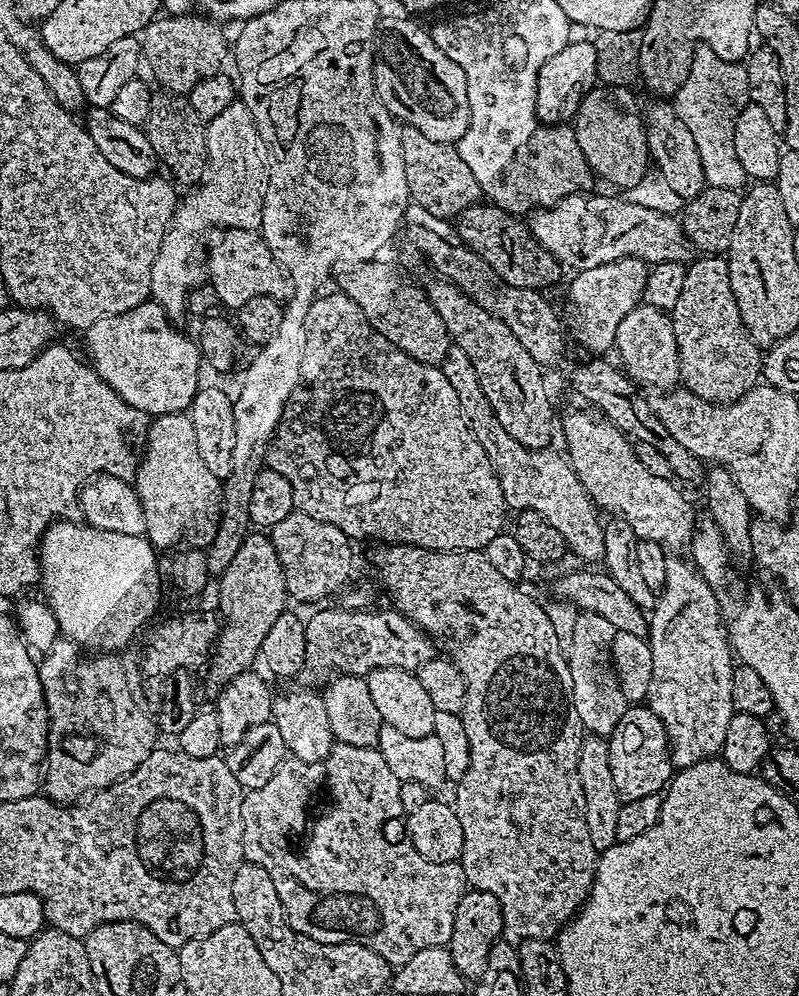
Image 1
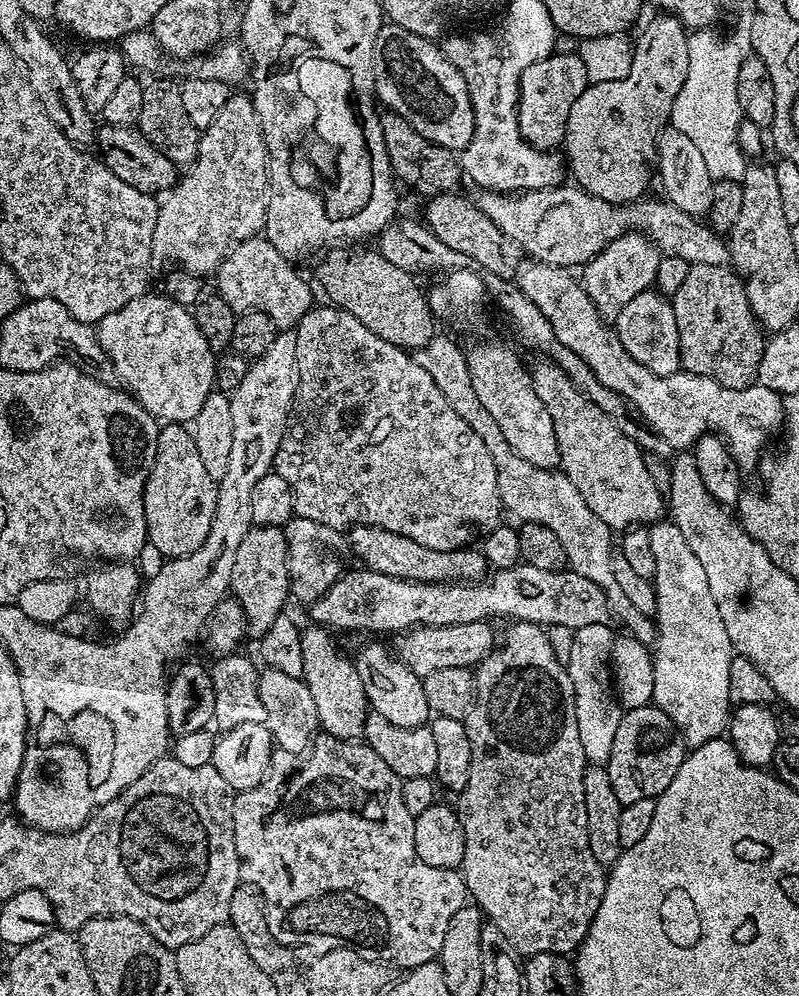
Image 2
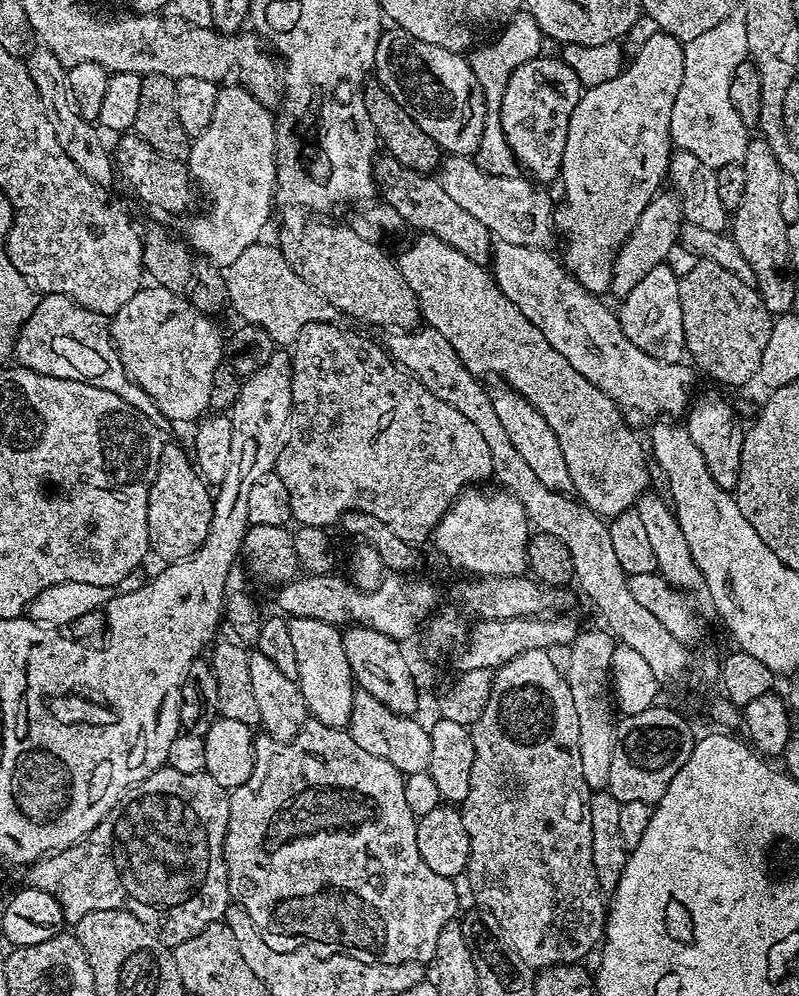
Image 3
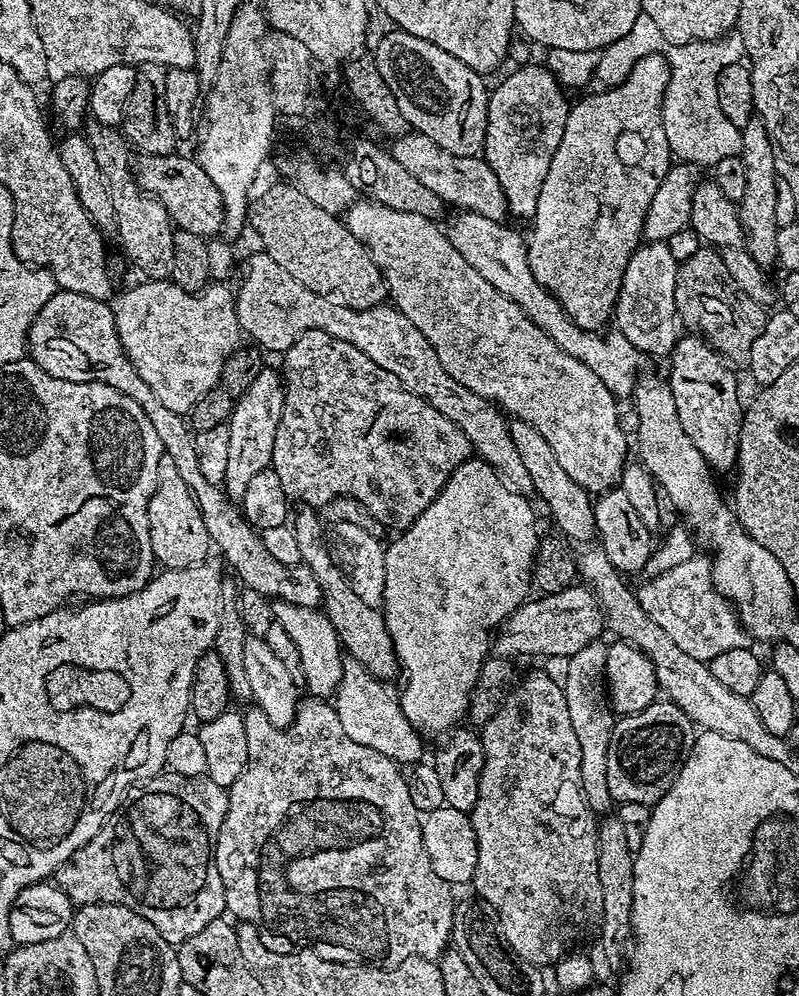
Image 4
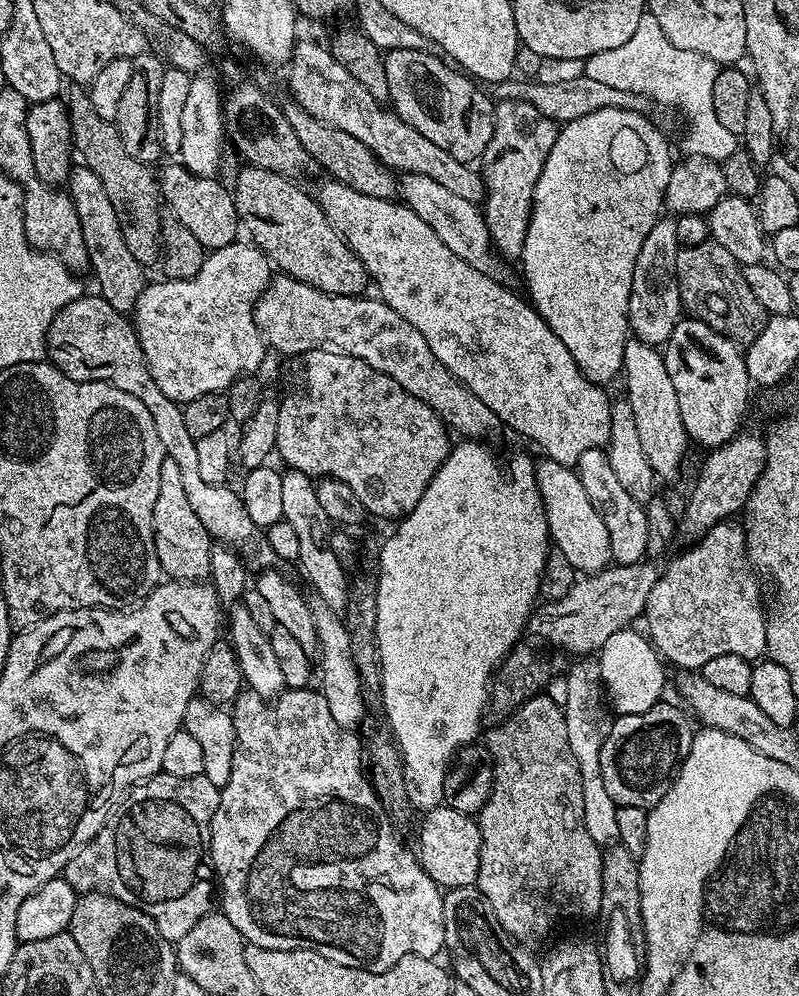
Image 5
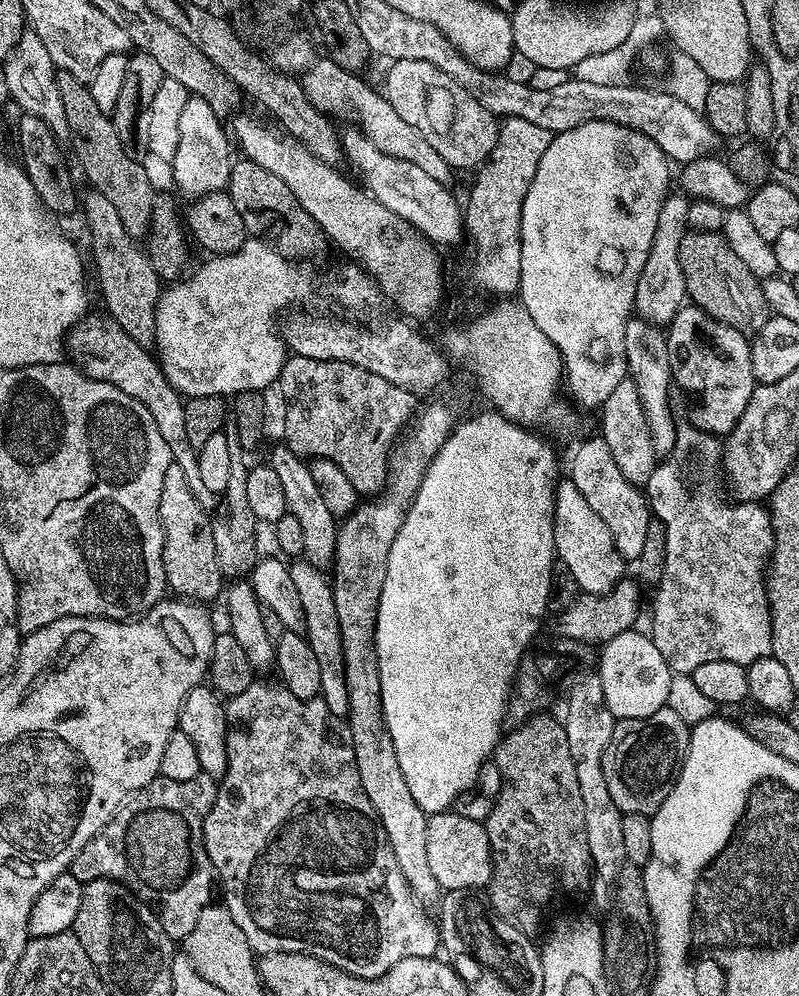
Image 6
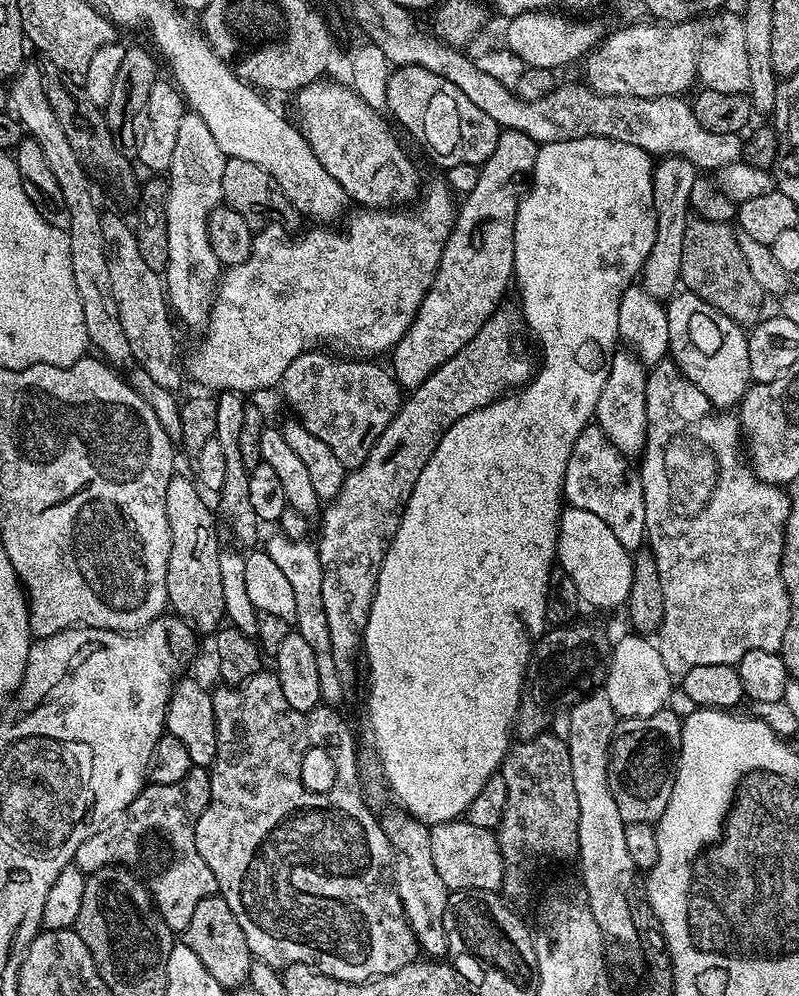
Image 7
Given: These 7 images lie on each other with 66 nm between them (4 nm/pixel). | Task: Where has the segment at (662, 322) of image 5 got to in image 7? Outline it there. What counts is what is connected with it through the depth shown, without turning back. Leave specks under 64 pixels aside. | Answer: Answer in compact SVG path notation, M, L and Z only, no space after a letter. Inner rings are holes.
M669 156L661 159L652 170L654 206L656 207L656 238L654 250L650 250L650 258L646 258L644 263L642 287L661 302L667 301L681 283L682 238L686 238L686 226L690 219L688 206L690 186L694 186L697 175L696 167L686 162L682 156Z

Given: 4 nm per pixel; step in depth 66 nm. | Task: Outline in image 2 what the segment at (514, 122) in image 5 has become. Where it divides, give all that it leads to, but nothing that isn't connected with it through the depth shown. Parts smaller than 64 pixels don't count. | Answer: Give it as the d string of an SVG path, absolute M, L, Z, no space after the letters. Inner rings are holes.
M575 51L547 56L520 76L520 135L535 148L556 150L568 135L568 115L589 86L588 68Z

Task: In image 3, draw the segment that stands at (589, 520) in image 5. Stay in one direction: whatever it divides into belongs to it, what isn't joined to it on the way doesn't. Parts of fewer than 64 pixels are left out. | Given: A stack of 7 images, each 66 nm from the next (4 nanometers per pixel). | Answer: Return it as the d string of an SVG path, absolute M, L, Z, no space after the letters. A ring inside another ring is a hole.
M499 386L491 389L490 399L494 406L494 414L498 414L498 422L502 422L502 430L513 444L514 450L522 454L526 466L534 470L534 474L544 486L550 486L550 490L565 494L573 491L570 469L566 466L566 458L562 458L562 446L558 446L558 438L554 438L554 430L542 418L542 414L530 403L521 392L515 392L513 388Z

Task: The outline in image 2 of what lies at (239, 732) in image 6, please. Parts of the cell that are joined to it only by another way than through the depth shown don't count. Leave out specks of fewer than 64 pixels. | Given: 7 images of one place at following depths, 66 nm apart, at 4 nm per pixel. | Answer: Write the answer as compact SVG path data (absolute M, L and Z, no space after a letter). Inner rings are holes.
M325 735L323 739L317 739L314 747L307 753L308 761L300 768L298 784L292 784L292 792L288 792L288 808L284 808L284 812L280 812L280 816L276 816L272 824L268 824L268 840L272 840L272 848L280 852L280 864L272 864L272 876L268 876L268 880L264 880L264 885L259 889L266 905L268 928L281 944L295 945L299 936L305 936L308 940L324 940L325 949L349 947L363 950L377 961L387 962L389 965L397 964L400 970L411 970L430 960L436 960L454 914L458 914L458 910L469 899L463 875L455 868L426 866L426 862L418 858L418 850L414 846L416 818L410 814L410 810L406 810L406 802L402 802L404 780L394 770L390 770L390 766L386 766L382 758L378 758L378 754L369 744L355 740L338 740L329 735Z

